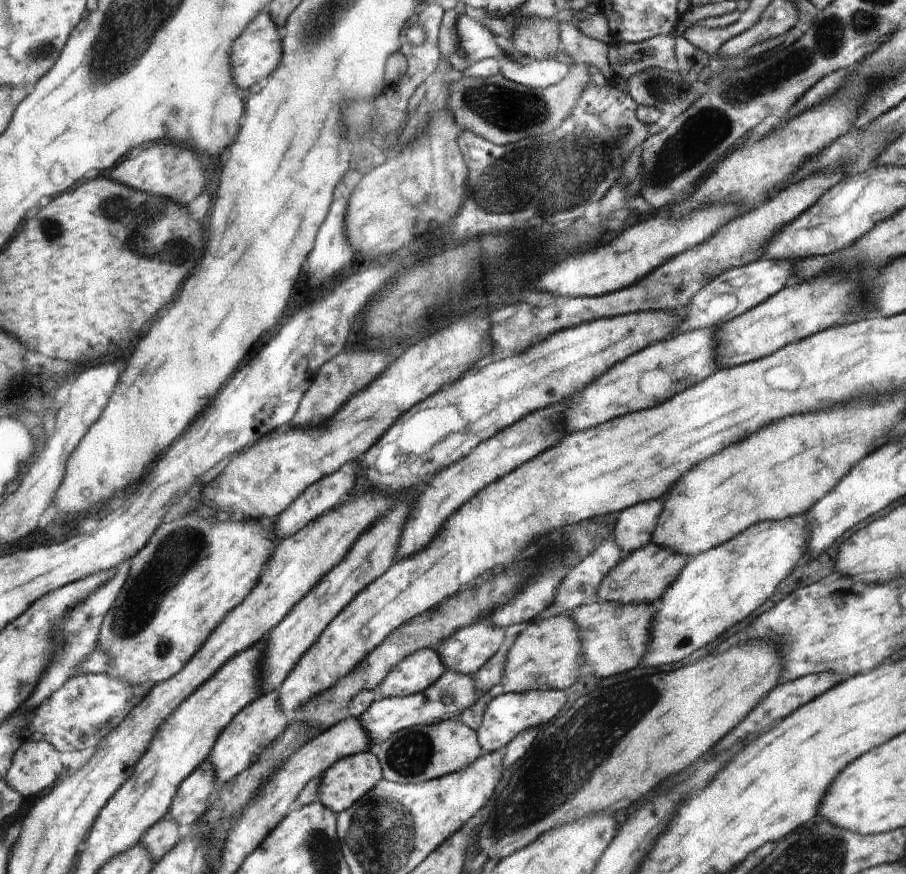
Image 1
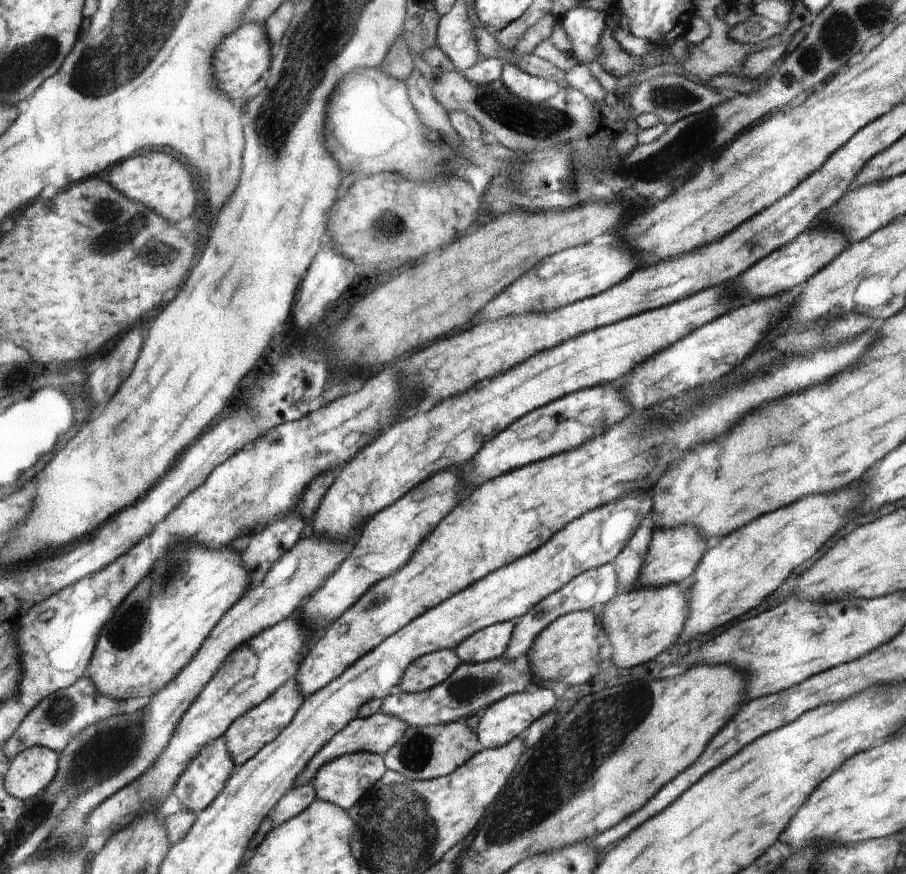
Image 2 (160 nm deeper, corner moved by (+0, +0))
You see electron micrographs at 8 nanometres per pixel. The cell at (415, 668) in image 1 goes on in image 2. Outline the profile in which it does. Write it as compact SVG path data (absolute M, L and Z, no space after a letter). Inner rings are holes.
M441 649L426 654L408 666L399 687L406 693L431 690L434 686L440 685L440 682L447 681L460 664L460 658L454 654L454 650Z

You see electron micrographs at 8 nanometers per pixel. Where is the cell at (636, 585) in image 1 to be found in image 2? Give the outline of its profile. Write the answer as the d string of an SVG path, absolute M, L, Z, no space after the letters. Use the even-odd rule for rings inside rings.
M680 526L676 530L658 530L655 528L648 554L644 558L644 566L642 572L638 574L637 588L644 588L644 586L654 586L654 588L662 588L662 586L674 586L685 584L692 574L695 573L696 568L703 561L704 554L707 553L708 548L714 542L710 539L707 541L696 526Z

